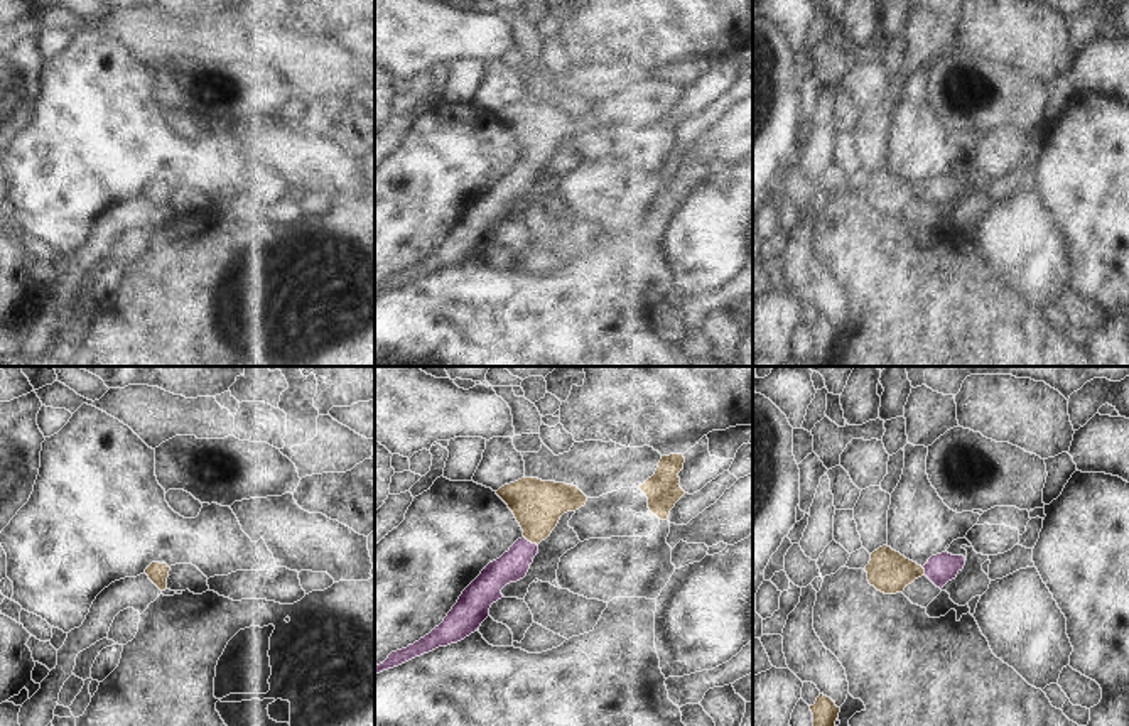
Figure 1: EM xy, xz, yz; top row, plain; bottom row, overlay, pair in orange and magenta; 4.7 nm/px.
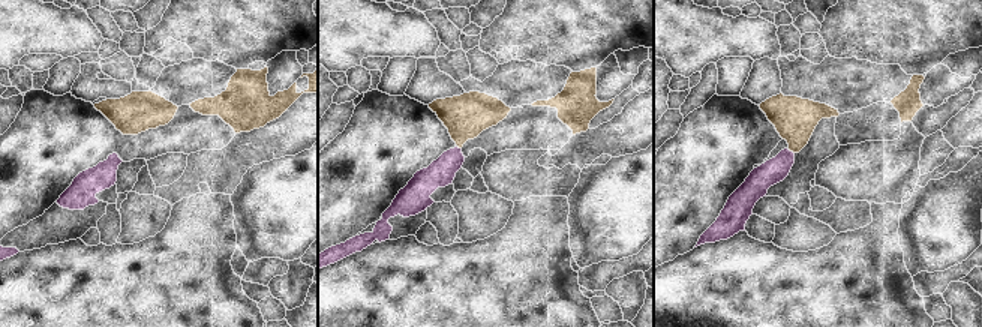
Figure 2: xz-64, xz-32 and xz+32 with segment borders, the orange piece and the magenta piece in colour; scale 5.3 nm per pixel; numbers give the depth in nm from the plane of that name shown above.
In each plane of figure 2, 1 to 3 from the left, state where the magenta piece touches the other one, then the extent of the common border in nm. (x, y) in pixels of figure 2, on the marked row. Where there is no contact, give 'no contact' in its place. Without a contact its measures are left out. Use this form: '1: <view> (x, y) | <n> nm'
1: no contact
2: xz-32 (459, 147) | 30 nm
3: xz+32 (790, 150) | 50 nm

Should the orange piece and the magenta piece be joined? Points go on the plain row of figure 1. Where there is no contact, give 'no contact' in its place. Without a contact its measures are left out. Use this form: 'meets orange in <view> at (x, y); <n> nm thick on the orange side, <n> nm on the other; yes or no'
meets orange in xz at (530, 162); 240 nm thick on the orange side, 150 nm on the other; yes

